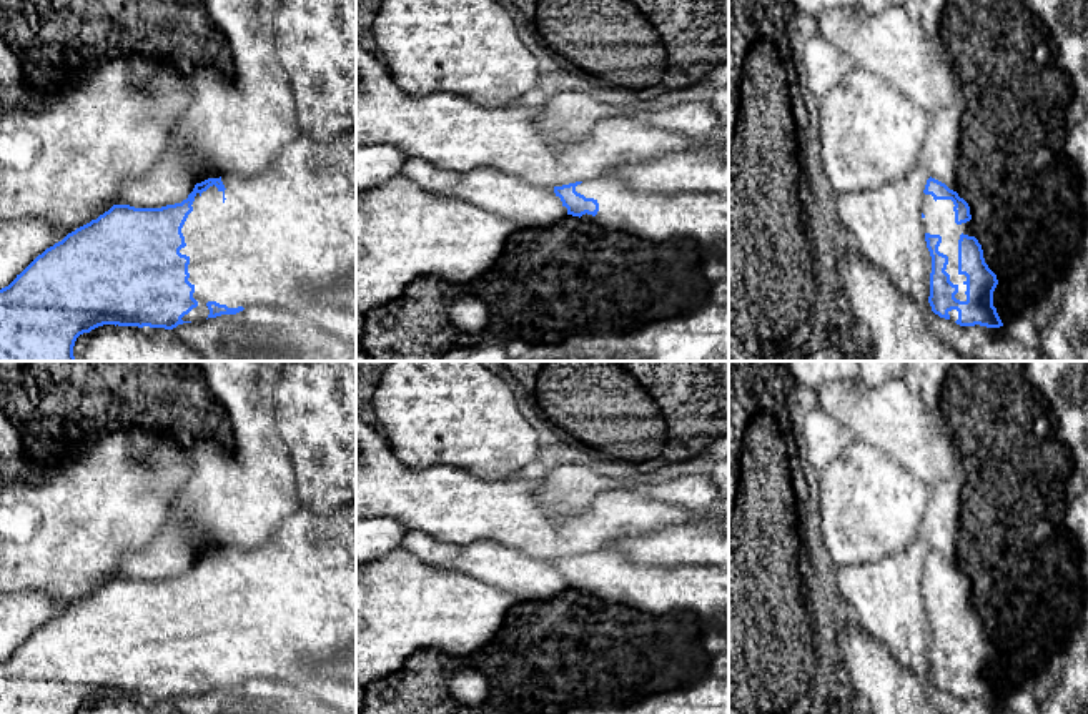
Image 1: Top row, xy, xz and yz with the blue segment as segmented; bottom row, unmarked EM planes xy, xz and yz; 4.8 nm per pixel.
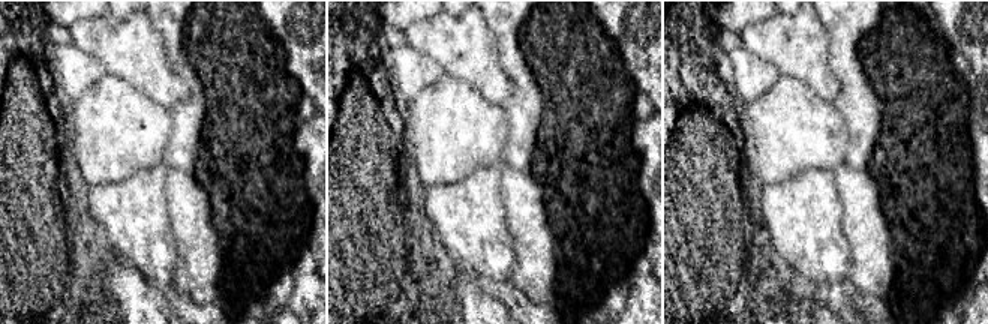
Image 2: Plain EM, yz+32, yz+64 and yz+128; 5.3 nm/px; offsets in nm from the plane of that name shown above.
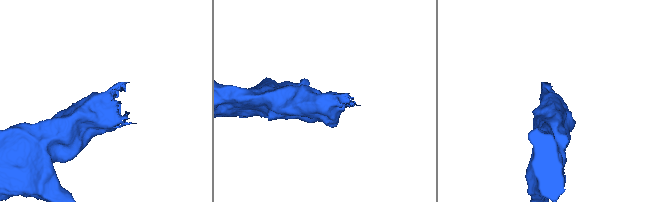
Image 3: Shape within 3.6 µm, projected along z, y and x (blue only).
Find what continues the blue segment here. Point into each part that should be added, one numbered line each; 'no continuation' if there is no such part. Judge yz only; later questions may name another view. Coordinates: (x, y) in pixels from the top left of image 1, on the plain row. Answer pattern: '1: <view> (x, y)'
1: yz (939, 591)

